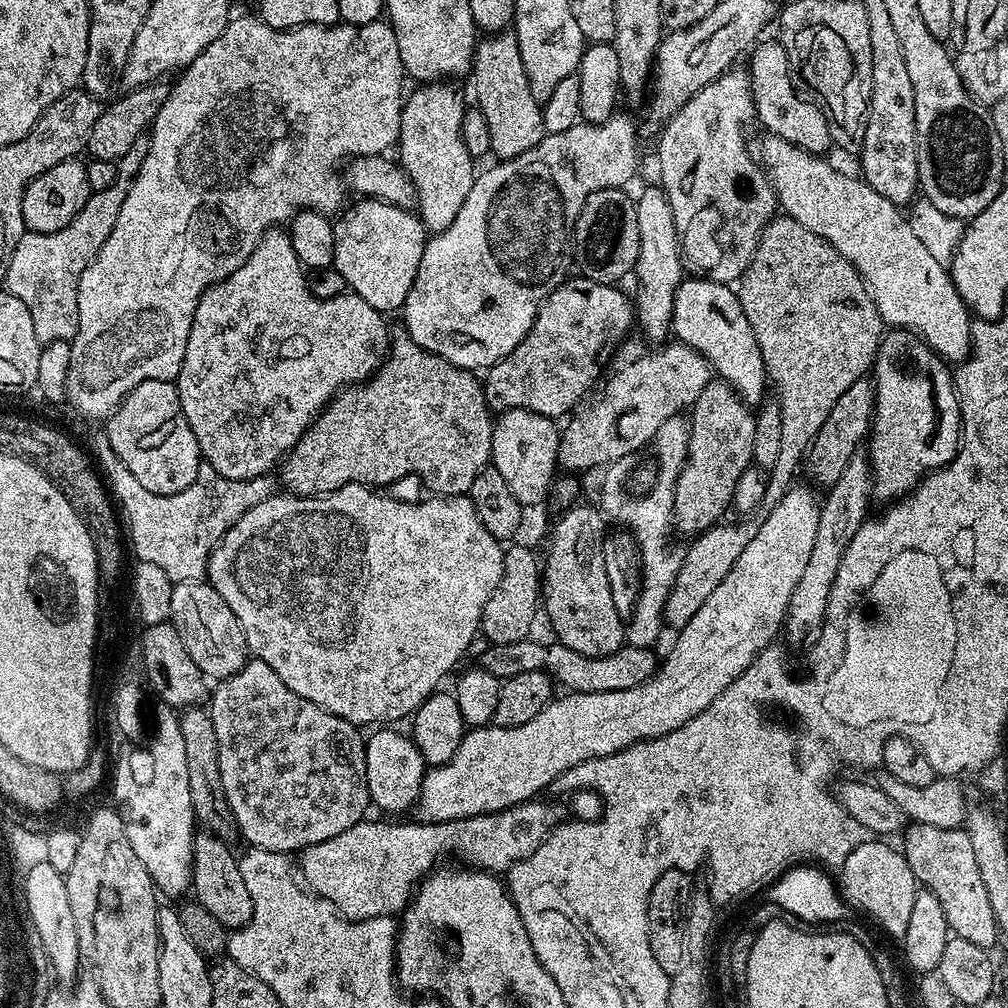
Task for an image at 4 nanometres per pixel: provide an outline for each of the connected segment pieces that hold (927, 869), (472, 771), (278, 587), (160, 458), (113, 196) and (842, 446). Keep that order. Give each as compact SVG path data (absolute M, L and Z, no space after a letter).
M912 822L907 825L903 836L902 851L906 862L910 862L910 870L914 870L917 885L938 898L946 913L951 935L966 938L966 942L974 942L974 946L995 949L998 933L994 910L990 910L990 898L986 886L982 886L982 874L978 874L974 846L970 846L967 831L963 827L943 828Z
M793 486L782 502L778 502L778 506L774 506L774 510L770 510L770 518L762 523L759 527L758 534L746 545L746 550L742 551L738 560L734 562L734 566L730 567L730 572L726 574L726 578L719 583L706 602L703 602L684 628L679 629L675 633L676 641L672 644L672 649L668 652L668 657L659 661L655 676L651 676L646 682L642 682L638 686L634 686L630 690L610 690L609 692L568 692L564 696L557 695L549 700L548 705L538 714L534 714L534 718L530 718L530 722L522 722L522 726L510 726L509 728L497 728L495 726L485 726L483 728L472 728L465 731L462 742L458 742L458 750L454 750L454 758L450 758L450 762L438 764L429 767L424 773L424 781L420 787L420 798L416 801L415 811L420 811L419 819L430 824L441 824L443 820L465 820L467 816L485 816L488 812L501 812L504 808L509 808L515 804L522 804L525 800L531 800L541 795L547 784L555 785L559 781L560 776L566 770L570 770L574 766L578 766L587 760L597 760L603 756L610 754L618 754L622 750L626 750L638 740L653 740L659 736L670 734L670 730L678 730L686 722L690 722L690 718L694 718L698 714L702 714L702 710L706 710L706 706L710 706L710 702L714 702L714 698L718 698L718 694L722 694L722 690L726 690L726 686L730 686L740 677L746 670L746 666L750 666L750 662L756 659L764 648L769 647L773 643L772 640L776 635L781 635L784 618L788 615L788 603L790 602L790 594L794 594L794 586L798 586L798 581L802 578L802 573L806 571L806 562L810 562L810 553L814 550L814 538L818 534L818 518L820 517L821 501L816 500L816 496L811 492L813 489L799 488Z
M347 484L333 492L326 492L322 496L270 495L262 502L258 502L258 506L246 510L246 514L242 514L242 518L238 518L238 522L234 522L234 526L224 535L223 540L213 550L212 555L209 556L208 574L206 577L207 583L211 584L214 590L218 590L218 594L222 594L226 606L230 606L230 610L234 610L234 618L238 618L238 622L242 626L242 634L248 643L248 651L255 659L266 662L266 666L270 666L270 670L274 670L274 674L278 674L278 678L282 678L282 682L286 682L286 686L290 686L290 690L294 690L294 694L302 694L302 698L306 698L306 702L314 702L318 706L322 706L322 710L326 710L330 714L334 714L338 718L342 718L346 722L357 726L365 726L364 724L376 724L372 726L392 726L397 723L395 720L405 719L404 721L407 721L409 717L421 708L424 701L433 692L437 691L439 684L436 683L463 658L464 651L472 644L472 639L478 636L482 610L486 606L490 594L494 594L494 590L502 578L502 570L504 569L504 548L502 547L501 541L496 540L494 534L490 534L490 530L486 530L486 526L482 526L482 522L476 513L476 508L472 504L471 495L428 498L432 500L424 500L421 504L403 504L400 500L391 500L390 497L379 496L376 492L379 491L373 490L371 487L363 484Z
M147 380L124 397L116 411L107 417L106 435L114 454L154 494L169 496L186 490L196 483L202 467L198 438L182 414L182 402L178 398L175 383L170 380Z
M147 135L138 138L130 150L117 163L114 186L101 192L93 192L86 206L62 230L57 232L25 231L22 239L16 243L8 263L6 274L2 278L3 287L14 298L22 298L34 318L34 334L41 345L53 344L55 340L72 341L78 330L78 282L82 270L90 266L92 259L102 250L114 222L118 222L118 213L126 194L148 153Z
M868 378L854 382L854 386L850 386L850 390L846 390L846 394L838 398L838 402L834 402L834 410L826 414L822 430L818 430L808 448L806 468L808 464L808 476L813 480L813 485L821 484L821 489L827 490L834 482L838 482L842 470L846 470L846 462L850 462L850 458L857 455L859 448L856 447L859 444L861 447L862 441L869 435L873 411L874 384Z

